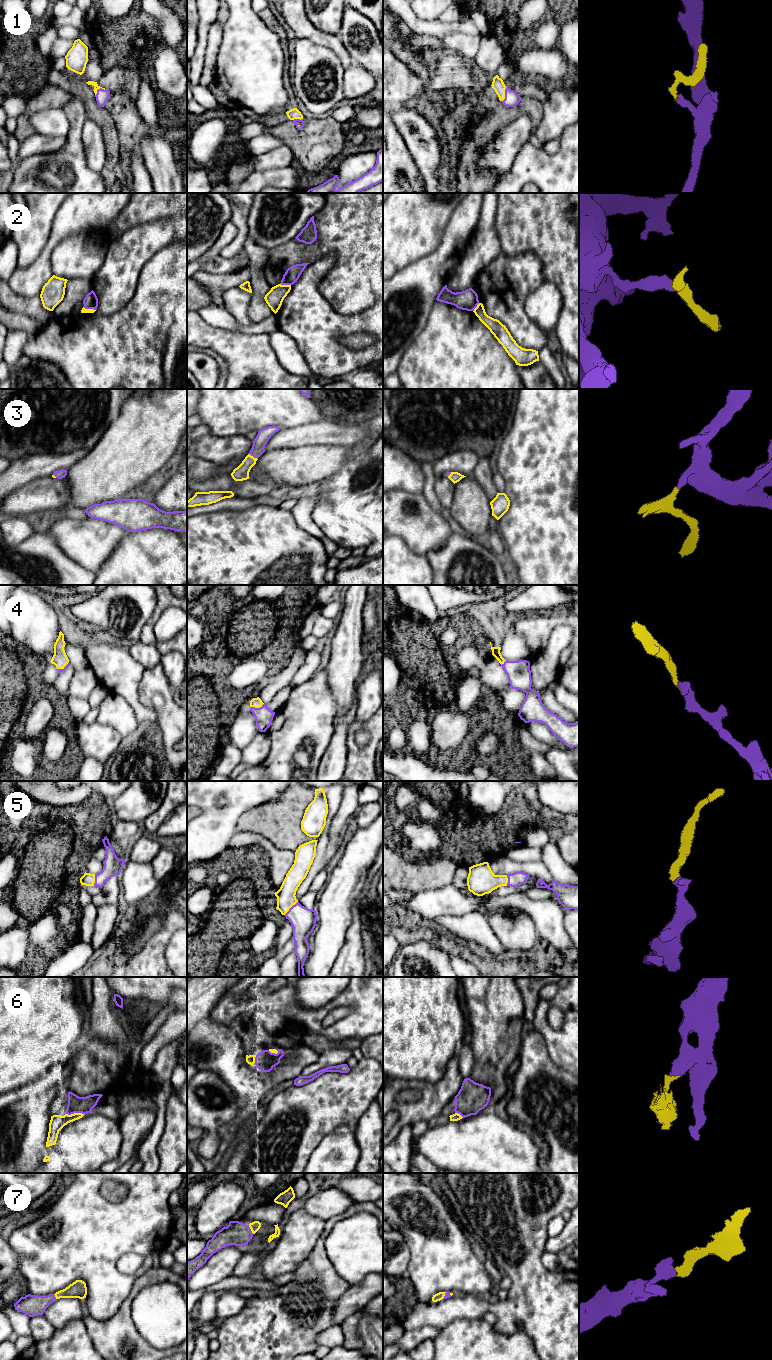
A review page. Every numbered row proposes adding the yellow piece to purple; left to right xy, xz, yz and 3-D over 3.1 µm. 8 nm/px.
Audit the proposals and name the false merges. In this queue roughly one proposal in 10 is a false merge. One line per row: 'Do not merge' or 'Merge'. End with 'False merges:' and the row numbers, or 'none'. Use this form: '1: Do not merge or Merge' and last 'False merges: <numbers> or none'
1: Merge
2: Do not merge
3: Merge
4: Merge
5: Merge
6: Merge
7: Merge
False merges: 2

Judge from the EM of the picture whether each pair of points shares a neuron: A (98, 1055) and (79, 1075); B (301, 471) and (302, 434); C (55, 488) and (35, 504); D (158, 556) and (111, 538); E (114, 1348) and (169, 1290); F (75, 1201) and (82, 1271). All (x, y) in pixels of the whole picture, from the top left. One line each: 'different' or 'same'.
A: same
B: different
C: same
D: different
E: different
F: same

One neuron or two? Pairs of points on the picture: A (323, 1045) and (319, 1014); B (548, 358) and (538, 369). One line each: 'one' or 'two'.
A: two
B: two

